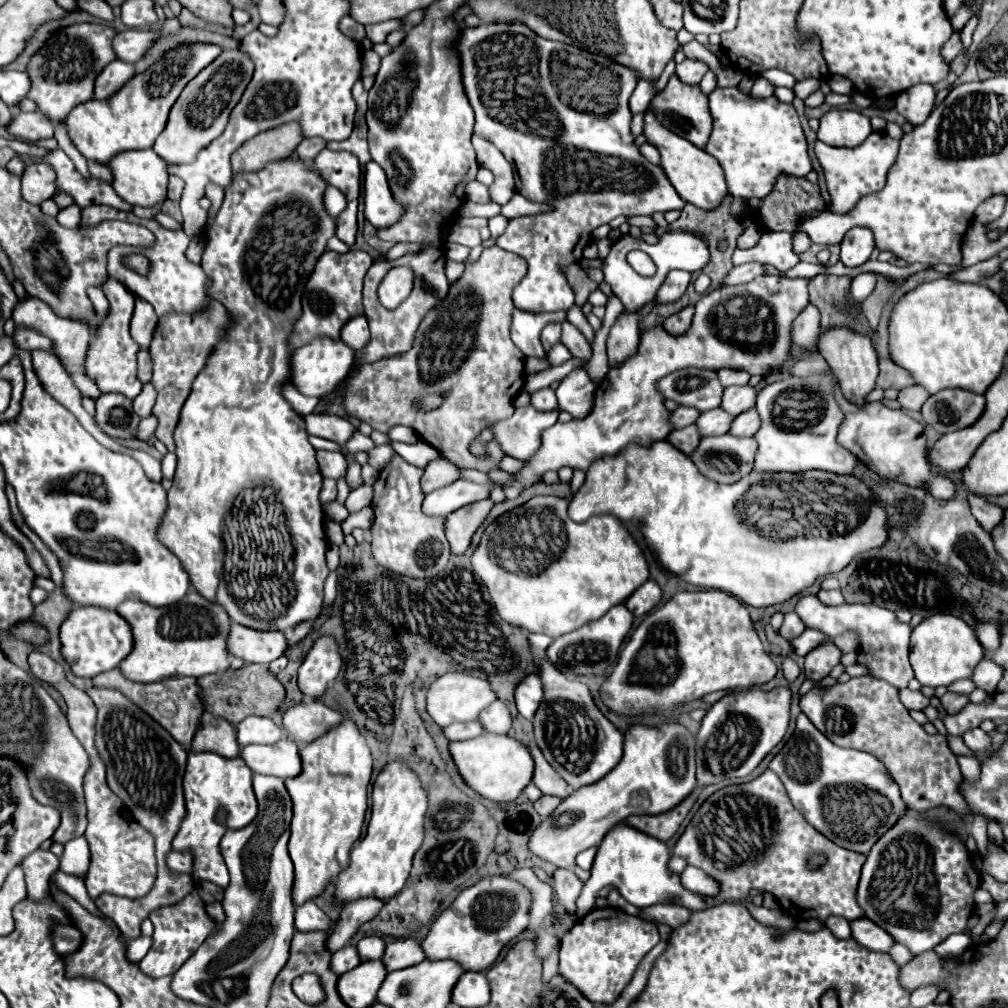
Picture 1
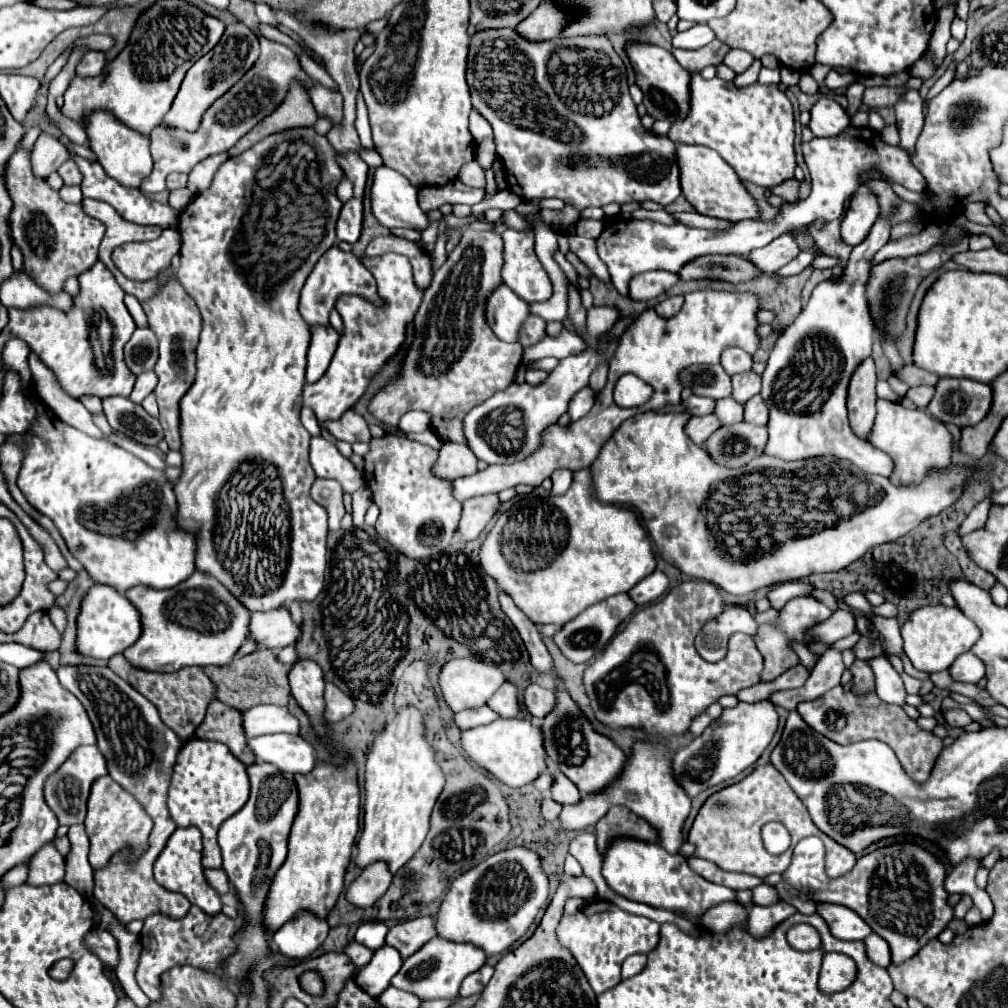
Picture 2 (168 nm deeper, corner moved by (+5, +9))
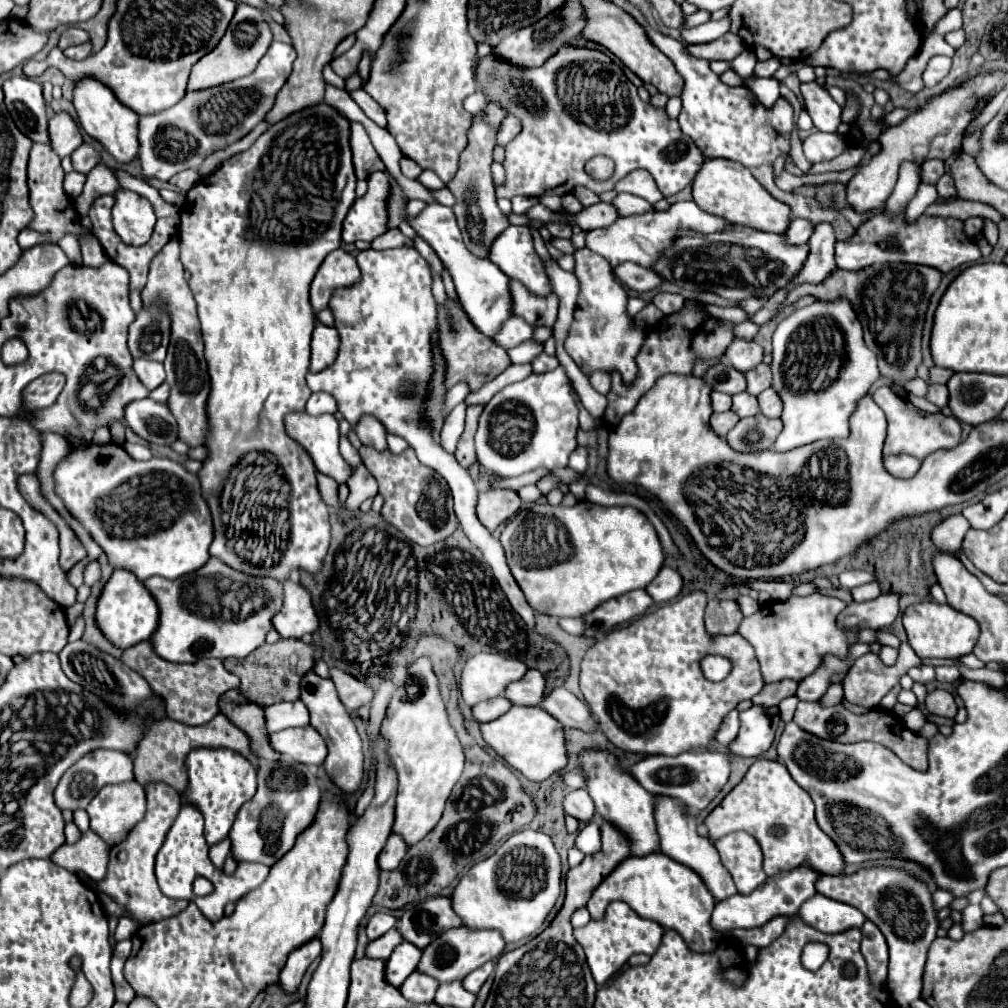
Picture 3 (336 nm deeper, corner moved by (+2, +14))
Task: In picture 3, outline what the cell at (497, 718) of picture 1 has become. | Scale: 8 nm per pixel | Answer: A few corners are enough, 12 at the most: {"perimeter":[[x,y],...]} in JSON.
{"perimeter":[[530,669],[506,687],[514,705],[540,705],[546,675]]}

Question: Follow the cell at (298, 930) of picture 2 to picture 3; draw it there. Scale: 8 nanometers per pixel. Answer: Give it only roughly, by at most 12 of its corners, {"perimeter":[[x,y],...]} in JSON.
{"perimeter":[[318,939],[294,949],[280,973],[286,995],[298,991],[308,965],[320,955]]}

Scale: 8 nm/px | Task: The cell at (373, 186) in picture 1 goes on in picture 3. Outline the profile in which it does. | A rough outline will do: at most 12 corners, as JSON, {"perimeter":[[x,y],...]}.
{"perimeter":[[450,207],[406,217],[452,275],[462,309],[492,337],[510,317],[510,279],[462,243]]}

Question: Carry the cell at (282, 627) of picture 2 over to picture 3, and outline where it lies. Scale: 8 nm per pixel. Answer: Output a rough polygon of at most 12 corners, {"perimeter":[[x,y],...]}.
{"perimeter":[[284,581],[284,605],[274,617],[282,637],[318,629],[308,589]]}

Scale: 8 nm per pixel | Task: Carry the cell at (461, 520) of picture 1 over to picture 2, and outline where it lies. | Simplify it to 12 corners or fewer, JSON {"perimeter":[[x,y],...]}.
{"perimeter":[[497,494],[463,502],[459,540],[475,540],[499,506]]}

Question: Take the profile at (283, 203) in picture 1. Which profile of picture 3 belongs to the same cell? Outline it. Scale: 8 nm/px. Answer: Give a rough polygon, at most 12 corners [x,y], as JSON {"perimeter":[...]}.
{"perimeter":[[320,101],[202,177],[182,265],[212,381],[210,555],[318,573],[284,417],[356,199]]}

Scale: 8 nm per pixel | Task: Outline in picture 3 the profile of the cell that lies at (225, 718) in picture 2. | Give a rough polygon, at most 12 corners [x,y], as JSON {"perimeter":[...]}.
{"perimeter":[[240,689],[220,697],[220,713],[246,731],[260,759],[280,759],[266,741],[262,707]]}

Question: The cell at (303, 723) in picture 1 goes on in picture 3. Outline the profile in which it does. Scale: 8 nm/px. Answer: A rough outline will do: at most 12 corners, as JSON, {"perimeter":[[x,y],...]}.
{"perimeter":[[330,669],[348,711],[368,705],[374,689],[342,669]]}

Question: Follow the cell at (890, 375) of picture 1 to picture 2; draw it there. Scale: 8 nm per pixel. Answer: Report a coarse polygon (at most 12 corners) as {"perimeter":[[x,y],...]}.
{"perimeter":[[901,366],[893,376],[909,386],[931,384],[935,386],[939,376],[921,370],[917,366]]}

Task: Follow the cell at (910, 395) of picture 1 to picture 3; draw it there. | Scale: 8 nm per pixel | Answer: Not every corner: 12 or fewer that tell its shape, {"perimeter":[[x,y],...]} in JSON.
{"perimeter":[[930,385],[926,399],[938,407],[948,405],[948,387]]}

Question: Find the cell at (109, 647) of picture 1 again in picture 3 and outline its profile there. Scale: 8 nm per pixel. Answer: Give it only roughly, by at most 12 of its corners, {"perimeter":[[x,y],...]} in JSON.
{"perimeter":[[128,569],[104,587],[96,621],[116,647],[152,637],[156,599]]}

